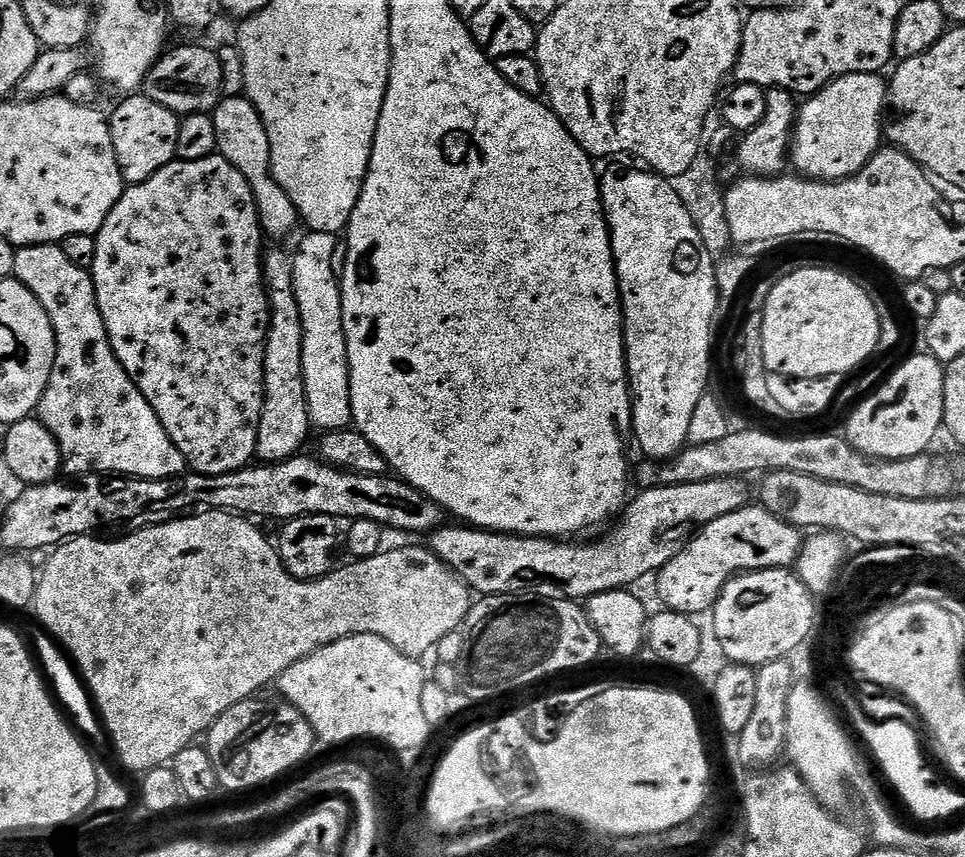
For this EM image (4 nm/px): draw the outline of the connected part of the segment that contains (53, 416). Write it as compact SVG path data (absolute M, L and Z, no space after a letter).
M35 244L16 248L12 276L38 298L54 330L56 357L50 382L40 399L38 419L58 442L58 450L64 459L63 471L69 472L72 478L87 477L84 476L87 472L113 472L119 478L138 480L170 480L173 476L185 475L184 455L178 446L174 446L170 434L166 434L162 422L158 422L158 414L154 414L150 402L146 402L138 386L134 386L110 346L106 322L102 322L102 310L98 310L91 271L74 266L60 244Z

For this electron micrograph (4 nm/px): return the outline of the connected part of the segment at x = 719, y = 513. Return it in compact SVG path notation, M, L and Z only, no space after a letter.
M731 476L730 478L722 478L721 480L711 480L710 482L690 482L689 484L662 484L659 488L645 488L639 494L640 497L633 499L631 503L625 507L622 515L619 517L616 529L609 536L604 536L601 540L596 540L593 544L576 544L580 542L569 542L564 538L545 538L543 536L509 536L503 532L486 532L483 528L473 528L471 526L456 526L460 528L448 528L449 526L441 526L431 533L430 547L434 555L445 564L454 576L460 577L473 593L483 594L484 596L499 596L501 592L529 592L531 596L541 596L542 598L554 598L555 600L574 600L577 602L586 602L594 594L602 594L609 592L615 588L627 589L632 586L635 580L640 580L643 576L651 577L653 574L659 573L660 569L666 566L666 562L670 562L678 554L682 554L684 547L692 541L692 537L697 532L702 532L704 527L710 522L714 522L718 518L722 518L726 514L734 514L738 510L749 507L748 500L748 484L749 481L744 478Z

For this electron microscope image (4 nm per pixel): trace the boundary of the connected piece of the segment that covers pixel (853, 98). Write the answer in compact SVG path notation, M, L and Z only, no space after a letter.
M874 72L850 74L832 80L820 92L799 105L796 130L792 133L790 164L799 175L810 180L845 180L854 172L861 172L876 155L882 144L882 117L886 112L888 85L883 75Z

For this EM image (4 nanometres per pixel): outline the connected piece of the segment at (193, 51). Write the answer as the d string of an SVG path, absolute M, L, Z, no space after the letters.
M188 44L185 48L169 47L156 65L146 74L143 95L150 97L158 106L166 106L166 110L183 118L199 112L211 113L221 101L222 66L218 62L213 49L199 48L196 44Z

